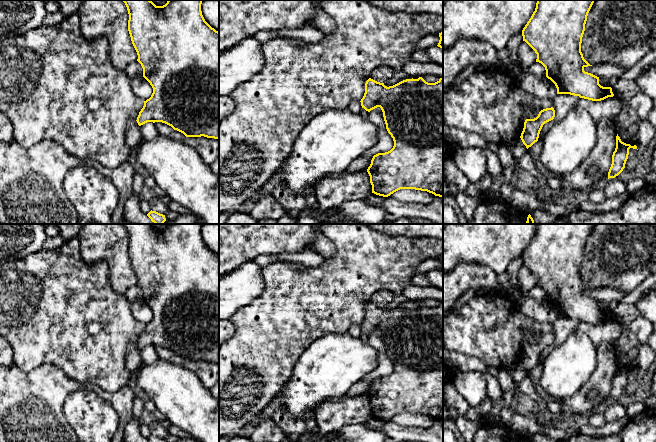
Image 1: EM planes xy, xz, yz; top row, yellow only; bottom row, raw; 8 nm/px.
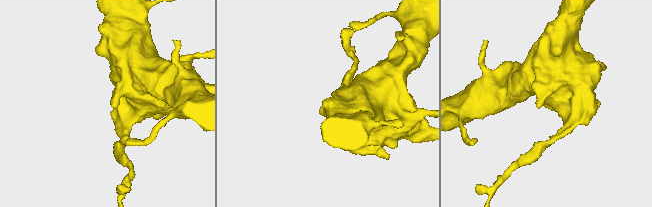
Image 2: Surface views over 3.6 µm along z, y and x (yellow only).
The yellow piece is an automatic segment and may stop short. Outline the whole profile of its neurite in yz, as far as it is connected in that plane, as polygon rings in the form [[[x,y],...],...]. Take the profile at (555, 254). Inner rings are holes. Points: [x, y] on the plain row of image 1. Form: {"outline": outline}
{"outline": [[[537,224],[535,235],[522,254],[523,265],[525,265],[537,278],[536,286],[541,287],[546,294],[546,301],[550,303],[557,312],[557,318],[570,318],[580,322],[601,325],[613,321],[611,311],[603,311],[599,308],[599,301],[585,296],[584,292],[590,289],[581,276],[582,261],[588,237],[595,224]]]}

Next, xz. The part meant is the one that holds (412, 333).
{"outline": [[[422,301],[406,303],[389,311],[369,302],[360,326],[362,332],[368,336],[381,332],[386,353],[394,365],[390,375],[373,380],[367,393],[372,417],[388,421],[400,413],[415,413],[443,422],[443,302],[435,307],[428,307]]]}

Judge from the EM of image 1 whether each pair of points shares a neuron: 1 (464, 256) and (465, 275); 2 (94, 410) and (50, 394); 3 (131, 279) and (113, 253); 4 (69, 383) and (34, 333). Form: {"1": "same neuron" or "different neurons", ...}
{"1": "different neurons", "2": "different neurons", "3": "same neuron", "4": "different neurons"}

